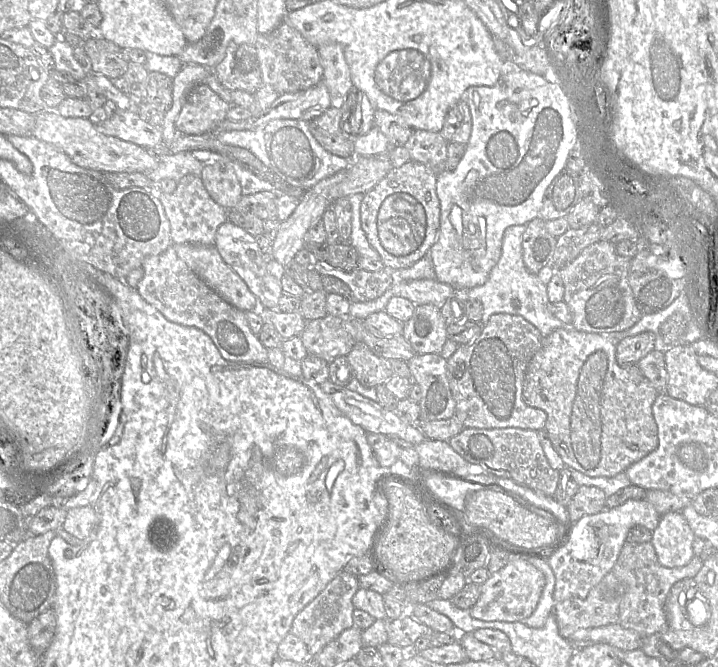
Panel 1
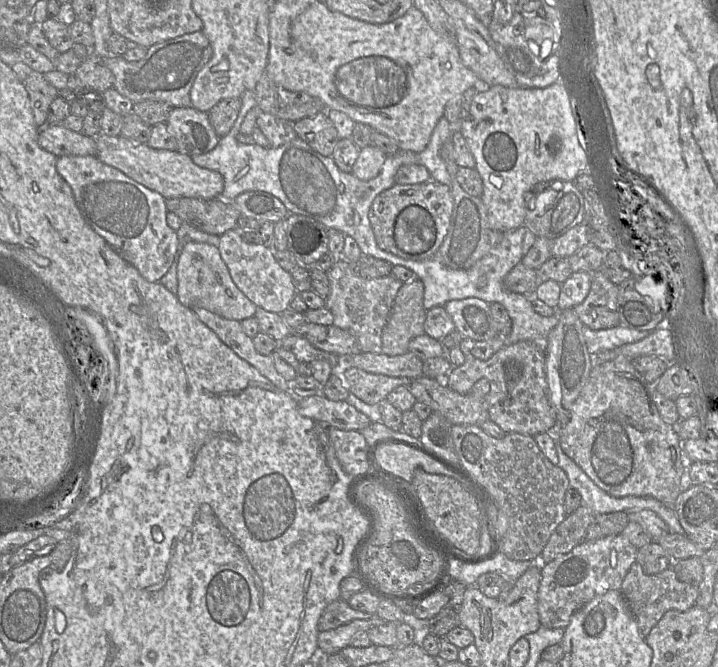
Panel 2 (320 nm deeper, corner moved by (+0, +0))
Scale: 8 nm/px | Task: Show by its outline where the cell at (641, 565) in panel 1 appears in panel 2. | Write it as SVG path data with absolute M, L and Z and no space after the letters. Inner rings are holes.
M635 562L623 579L620 592L634 615L638 630L645 639L652 627L669 610L684 612L692 608L699 595L697 587L681 582L672 567L661 573L648 575L641 564Z

